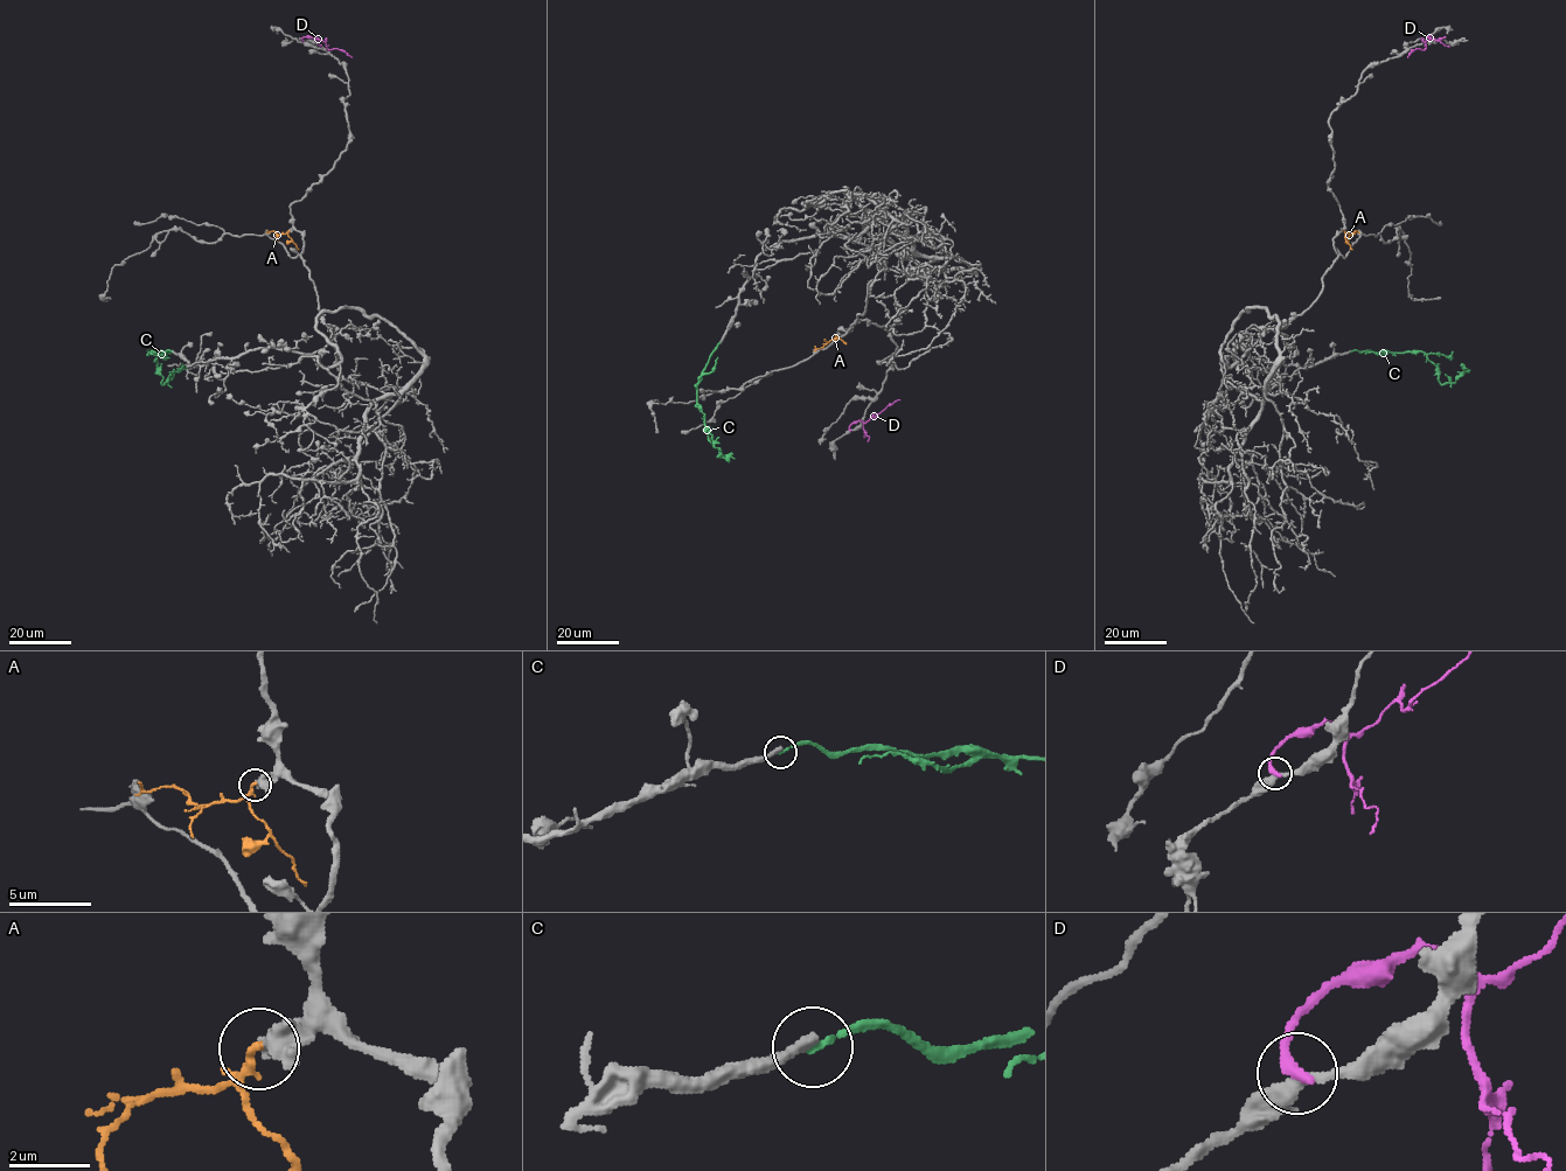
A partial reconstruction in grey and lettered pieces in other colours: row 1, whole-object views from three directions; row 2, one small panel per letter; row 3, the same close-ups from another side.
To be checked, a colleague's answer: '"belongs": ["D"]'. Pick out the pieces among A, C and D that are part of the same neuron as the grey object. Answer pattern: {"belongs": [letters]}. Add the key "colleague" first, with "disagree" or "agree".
{"colleague": "disagree", "belongs": []}

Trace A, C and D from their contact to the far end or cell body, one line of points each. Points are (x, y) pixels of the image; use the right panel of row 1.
A: (1343, 231), (1351, 235), (1358, 232)
C: (1350, 352), (1422, 352), (1436, 367), (1441, 384), (1454, 382), (1467, 369)
D: (1438, 41), (1428, 36), (1424, 49), (1415, 48), (1407, 56)

